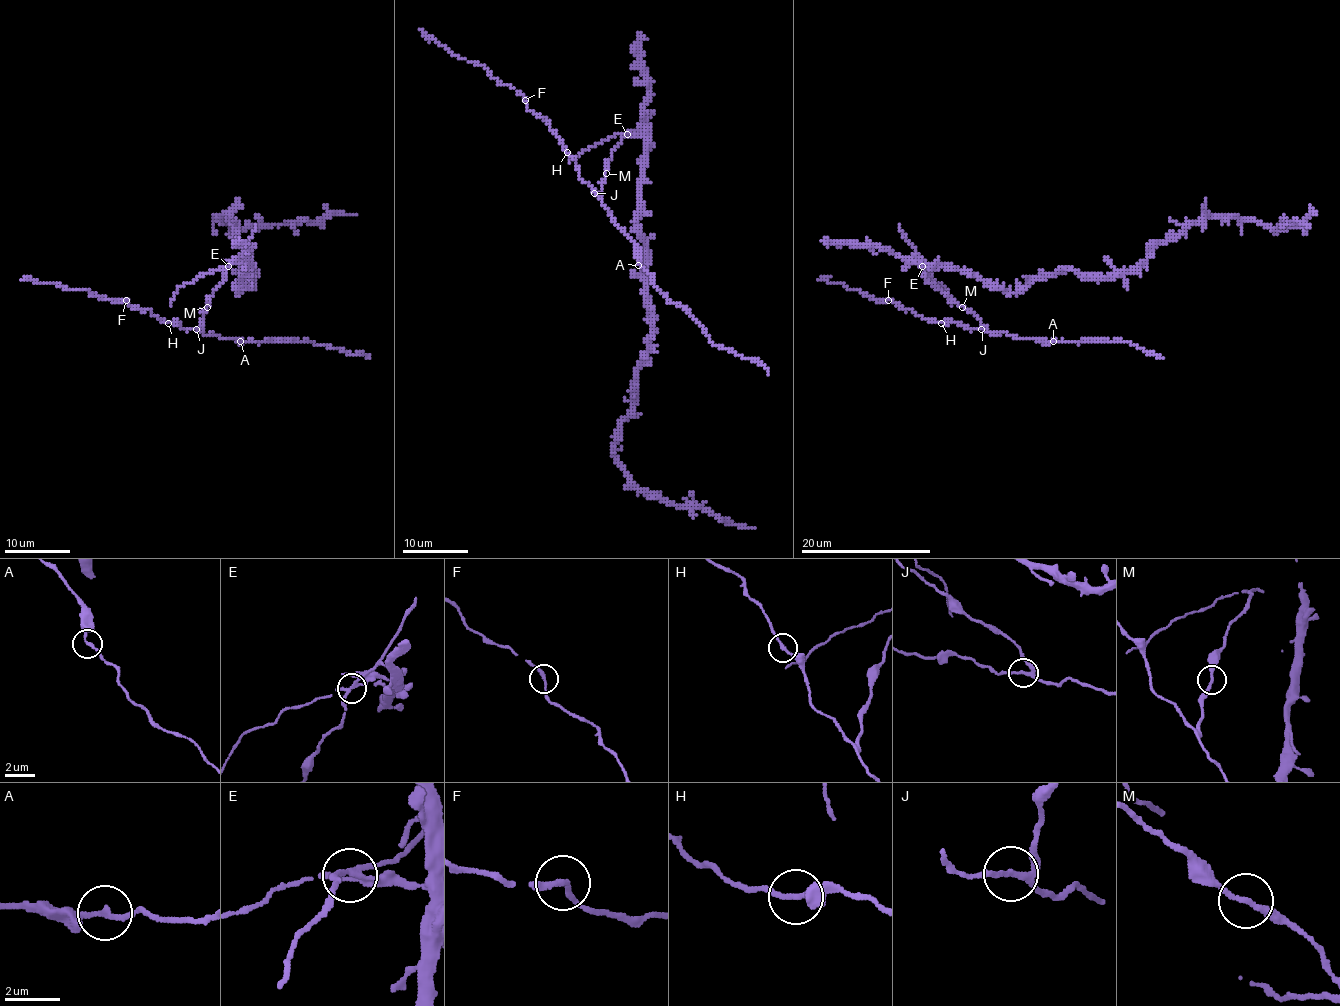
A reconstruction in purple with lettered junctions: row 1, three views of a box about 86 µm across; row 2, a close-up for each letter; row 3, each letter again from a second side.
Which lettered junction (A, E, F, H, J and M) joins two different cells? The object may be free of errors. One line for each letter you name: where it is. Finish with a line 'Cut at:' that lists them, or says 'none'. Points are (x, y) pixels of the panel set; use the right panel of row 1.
E: place (922, 266)
Cut at: E

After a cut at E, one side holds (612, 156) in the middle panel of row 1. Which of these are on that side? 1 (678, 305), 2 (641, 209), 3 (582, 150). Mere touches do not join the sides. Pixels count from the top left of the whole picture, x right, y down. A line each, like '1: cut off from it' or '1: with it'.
1: with it
2: cut off from it
3: cut off from it

